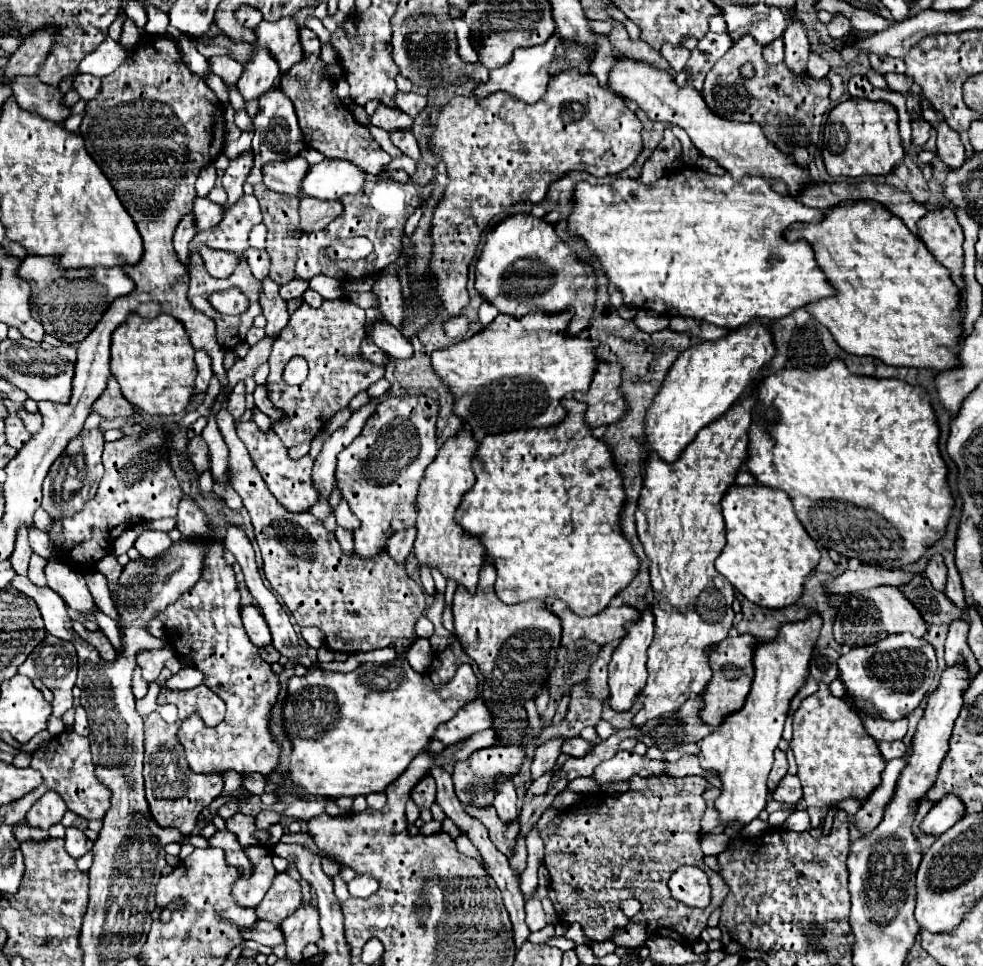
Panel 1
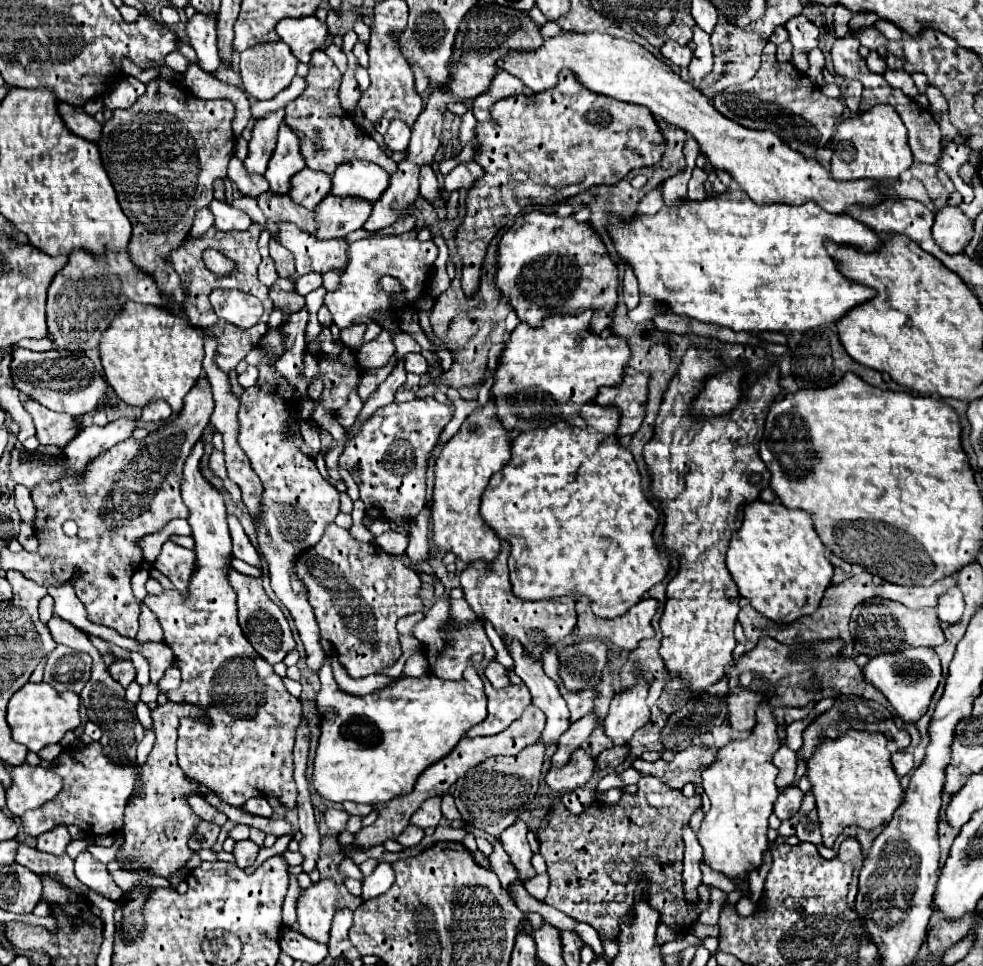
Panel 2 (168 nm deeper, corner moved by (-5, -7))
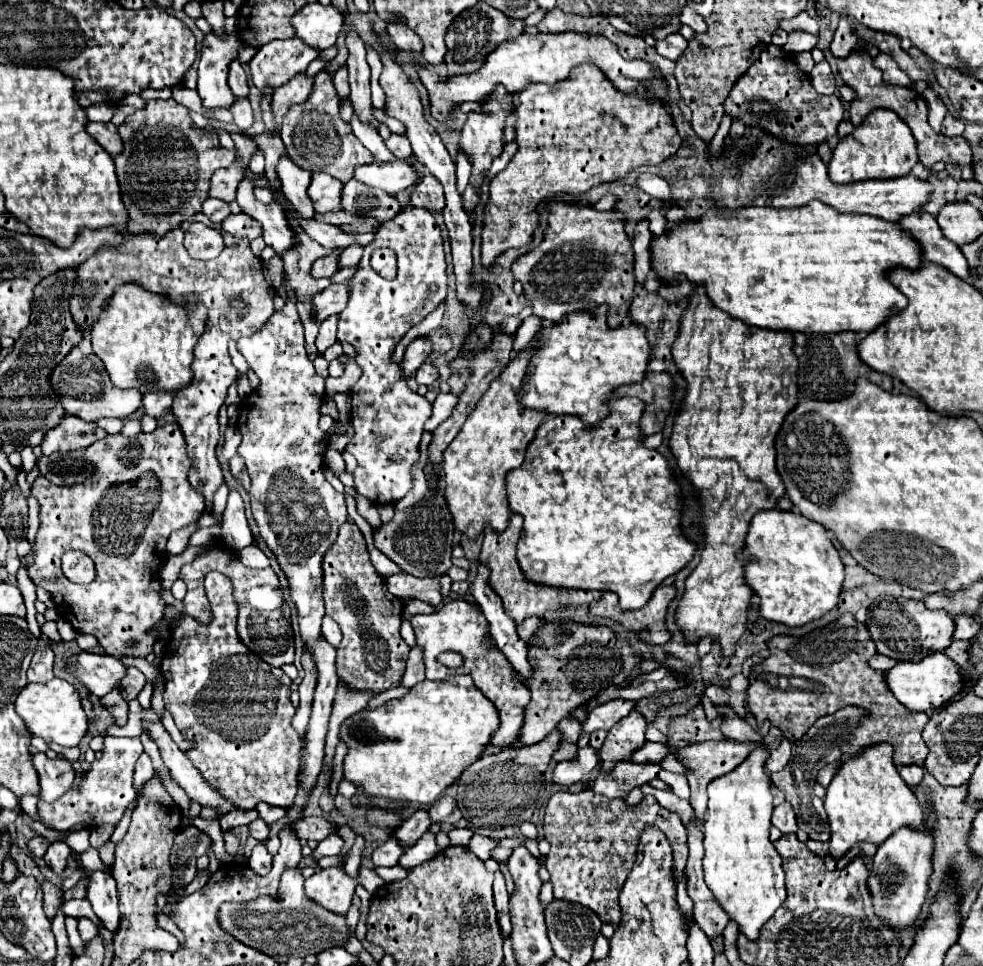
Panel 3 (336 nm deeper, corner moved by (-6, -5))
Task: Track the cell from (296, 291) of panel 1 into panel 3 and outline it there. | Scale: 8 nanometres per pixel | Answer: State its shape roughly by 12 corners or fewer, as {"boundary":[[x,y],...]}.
{"boundary":[[335,254],[319,258],[311,266],[311,276],[329,278],[337,272]]}

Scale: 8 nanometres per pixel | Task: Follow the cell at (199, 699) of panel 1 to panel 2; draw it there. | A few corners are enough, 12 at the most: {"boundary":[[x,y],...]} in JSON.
{"boundary":[[198,706],[152,710],[156,744],[124,814],[124,870],[170,878],[194,854],[196,792],[176,730]]}

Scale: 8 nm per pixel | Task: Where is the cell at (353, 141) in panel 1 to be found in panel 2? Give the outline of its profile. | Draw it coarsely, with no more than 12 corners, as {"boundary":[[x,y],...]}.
{"boundary":[[312,54],[308,88],[286,106],[310,170],[354,158],[394,174],[380,146],[346,120],[342,74]]}

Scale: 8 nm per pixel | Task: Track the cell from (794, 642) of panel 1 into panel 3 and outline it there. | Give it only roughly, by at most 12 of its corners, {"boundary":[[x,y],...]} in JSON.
{"boundary":[[759,746],[707,786],[705,882],[749,940],[785,902]]}

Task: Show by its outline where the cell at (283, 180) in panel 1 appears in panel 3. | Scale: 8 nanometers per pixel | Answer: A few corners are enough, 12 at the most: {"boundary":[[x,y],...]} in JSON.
{"boundary":[[315,172],[309,198],[317,212],[337,212],[343,182]]}

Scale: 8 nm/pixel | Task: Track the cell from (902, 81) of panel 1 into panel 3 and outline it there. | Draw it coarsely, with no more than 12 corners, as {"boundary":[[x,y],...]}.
{"boundary":[[879,54],[875,66],[887,84],[913,88],[913,80],[889,54]]}

